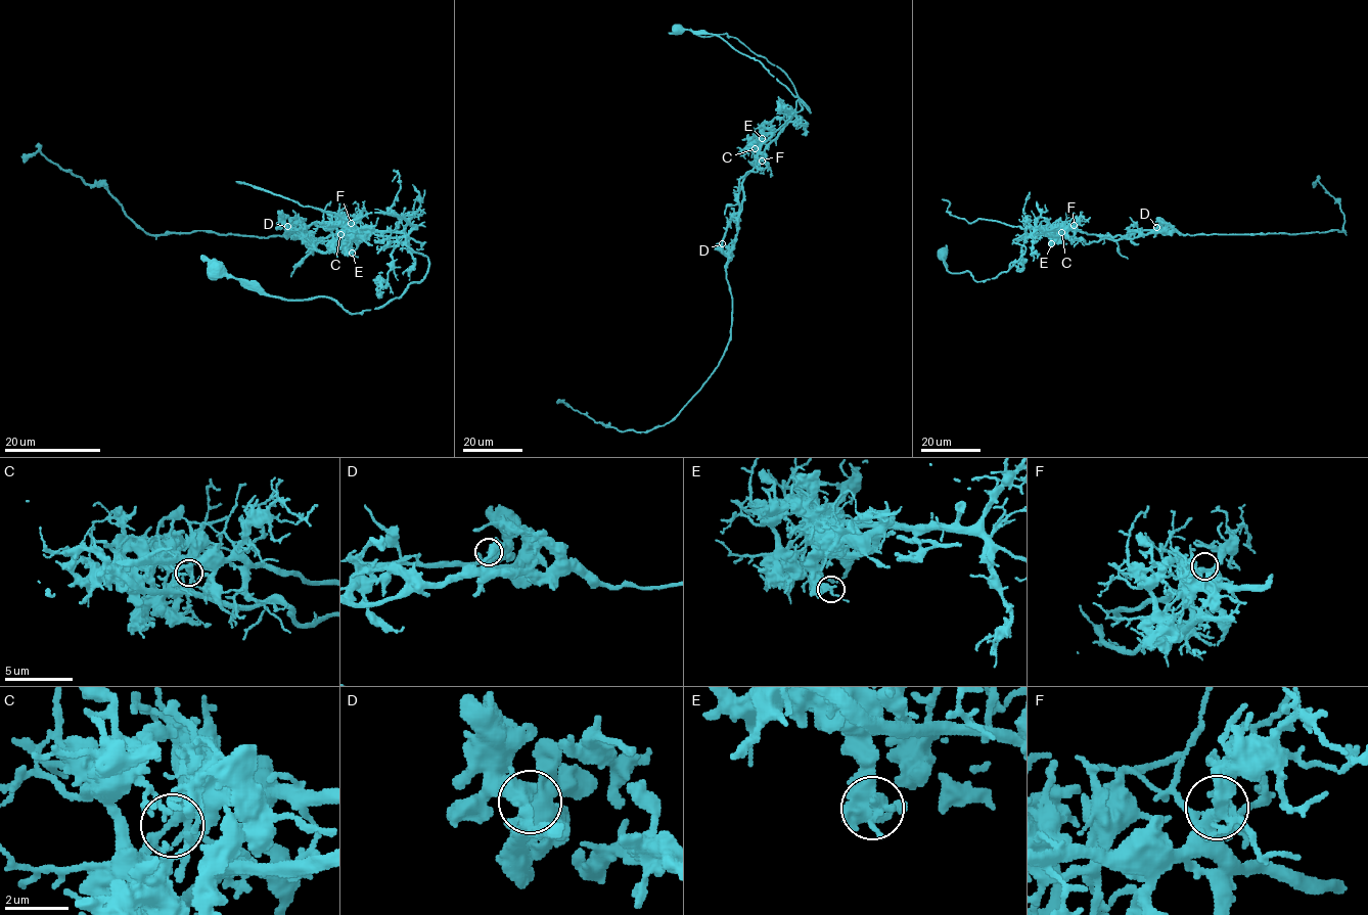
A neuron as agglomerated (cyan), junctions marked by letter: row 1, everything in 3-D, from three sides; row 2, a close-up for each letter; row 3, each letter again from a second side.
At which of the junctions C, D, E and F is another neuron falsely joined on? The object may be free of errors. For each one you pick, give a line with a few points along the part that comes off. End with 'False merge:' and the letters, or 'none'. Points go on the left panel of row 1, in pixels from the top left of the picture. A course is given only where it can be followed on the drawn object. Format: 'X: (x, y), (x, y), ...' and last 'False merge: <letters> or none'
C: (340, 234), (352, 232), (314, 244), (297, 233), (304, 237), (147, 234), (102, 186), (39, 151), (24, 163)
False merge: C

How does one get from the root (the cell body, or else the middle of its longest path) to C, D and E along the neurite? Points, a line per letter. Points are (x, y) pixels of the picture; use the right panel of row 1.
C: (942, 255), (949, 272), (985, 281), (1024, 252), (1014, 239), (1061, 232)
D: (942, 255), (949, 272), (985, 281), (1024, 252), (1013, 240), (1024, 233), (1075, 229), (1125, 237), (1156, 227)
E: (942, 255), (949, 272), (985, 281), (1024, 252), (1013, 240), (1024, 233), (1045, 231), (1051, 243)

